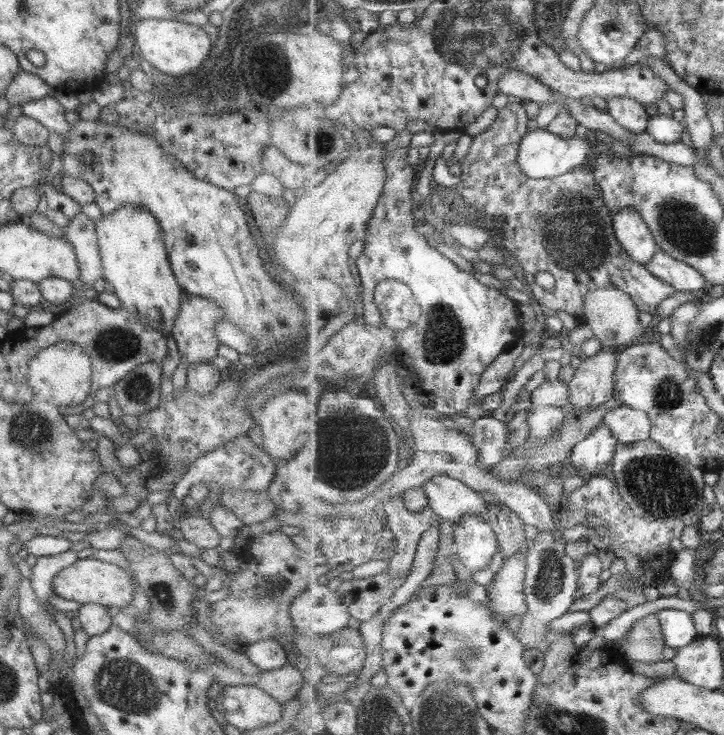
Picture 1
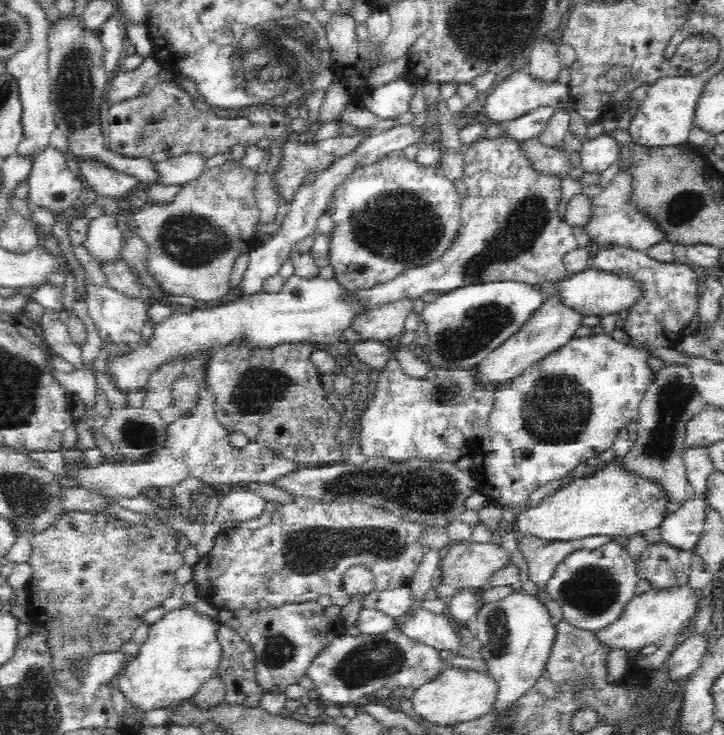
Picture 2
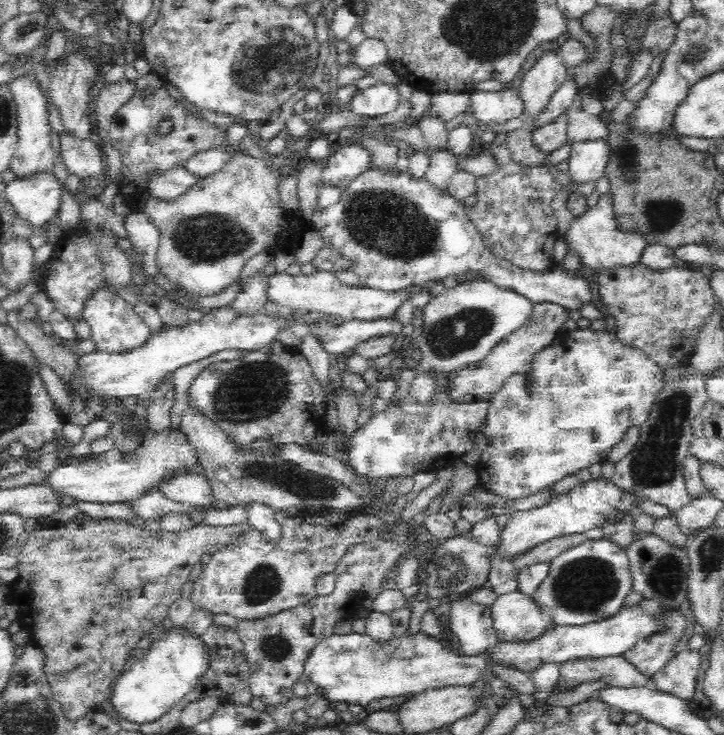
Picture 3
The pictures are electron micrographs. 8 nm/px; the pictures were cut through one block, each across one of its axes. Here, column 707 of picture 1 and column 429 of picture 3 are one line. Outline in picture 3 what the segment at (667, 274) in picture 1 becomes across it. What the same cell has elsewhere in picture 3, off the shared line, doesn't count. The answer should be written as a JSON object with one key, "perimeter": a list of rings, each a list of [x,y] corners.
{"perimeter":[[[316,270],[312,274],[298,274],[291,276],[290,274],[274,274],[270,278],[269,299],[276,305],[292,310],[316,311],[325,315],[342,317],[344,321],[350,319],[358,320],[378,320],[390,318],[396,315],[398,310],[413,300],[420,292],[428,291],[431,286],[438,283],[454,285],[458,283],[472,283],[475,281],[485,281],[487,274],[483,272],[475,272],[475,270],[466,270],[460,274],[452,274],[446,279],[433,280],[430,282],[422,282],[422,284],[412,284],[412,286],[399,288],[400,290],[388,292],[368,287],[354,287],[342,284],[332,272],[326,270]]]}

